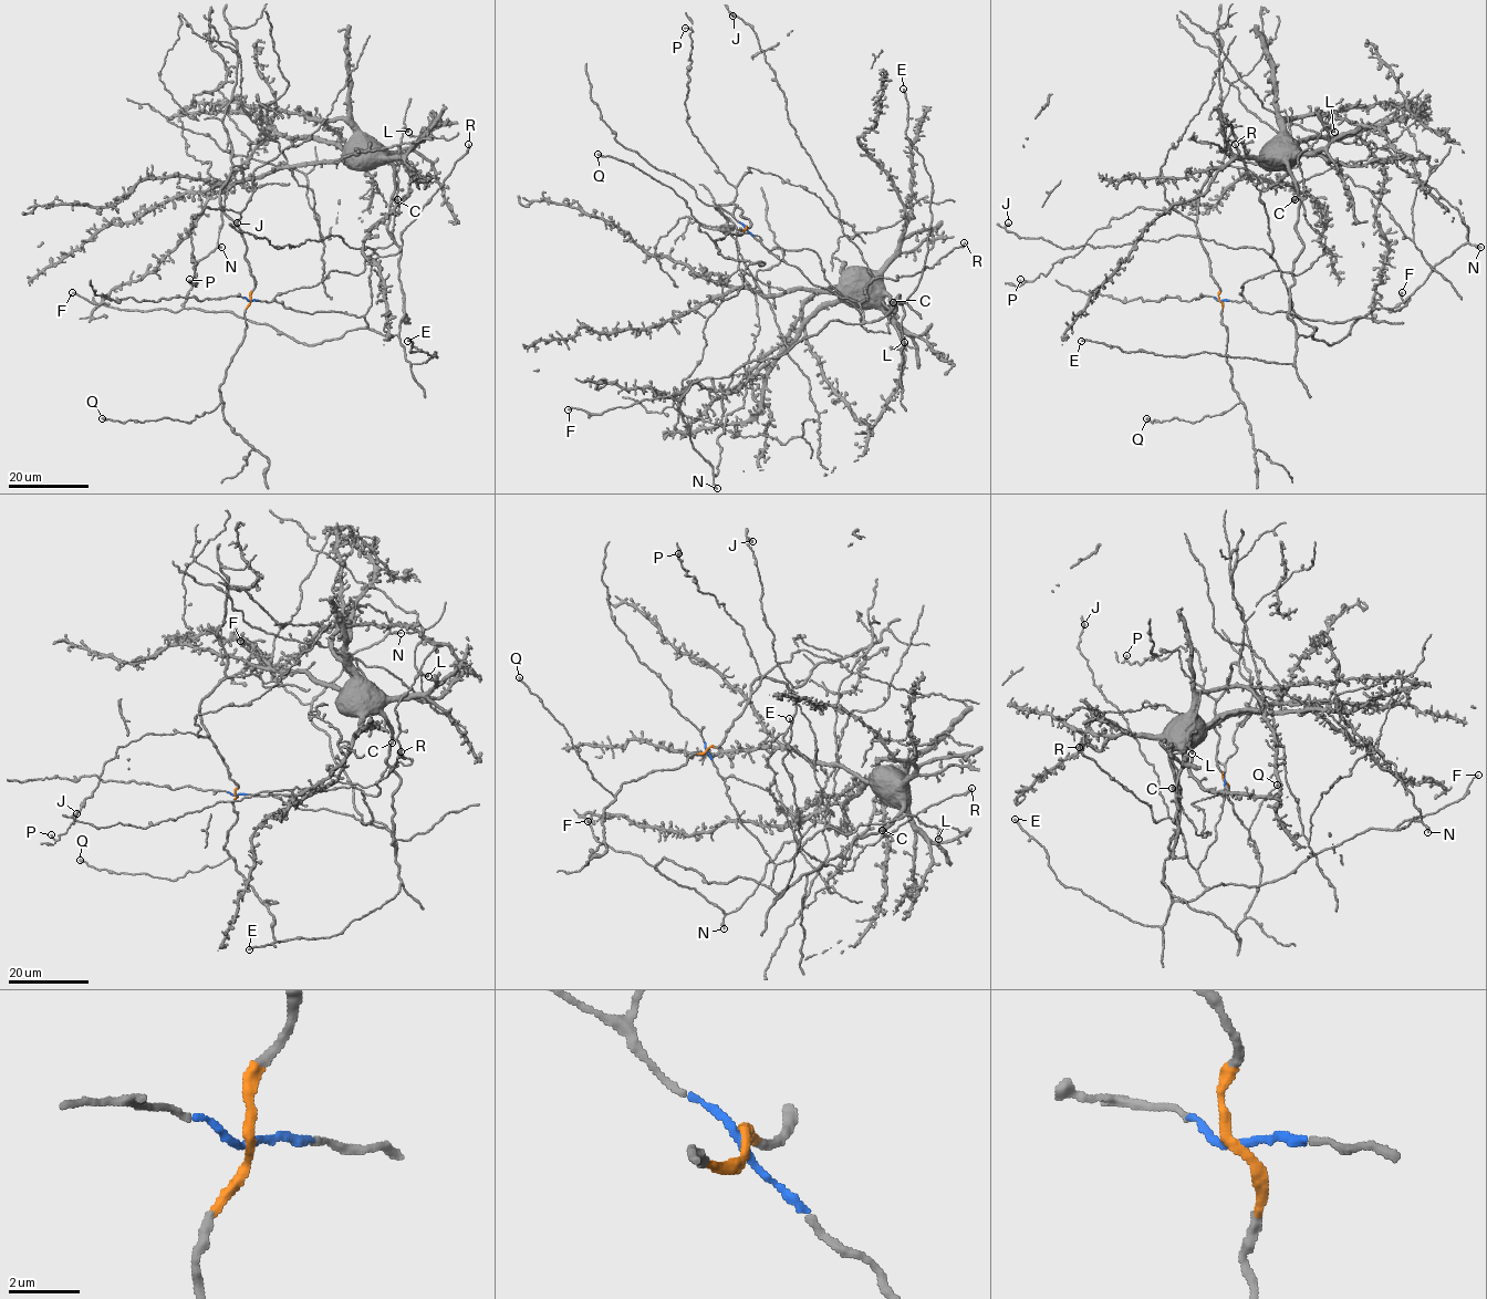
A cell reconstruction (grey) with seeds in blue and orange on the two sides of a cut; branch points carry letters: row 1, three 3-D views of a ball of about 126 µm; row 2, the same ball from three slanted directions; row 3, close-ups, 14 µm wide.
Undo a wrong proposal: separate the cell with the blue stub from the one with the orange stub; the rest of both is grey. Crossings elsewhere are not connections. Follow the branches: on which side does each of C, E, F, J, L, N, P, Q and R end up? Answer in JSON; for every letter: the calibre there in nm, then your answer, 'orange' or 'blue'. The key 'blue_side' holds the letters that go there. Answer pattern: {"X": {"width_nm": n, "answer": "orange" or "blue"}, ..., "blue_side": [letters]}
{"C": {"width_nm": 240, "answer": "blue"}, "E": {"width_nm": 220, "answer": "blue"}, "F": {"width_nm": 240, "answer": "blue"}, "J": {"width_nm": 240, "answer": "blue"}, "L": {"width_nm": 320, "answer": "blue"}, "N": {"width_nm": 240, "answer": "blue"}, "P": {"width_nm": 240, "answer": "orange"}, "Q": {"width_nm": 280, "answer": "orange"}, "R": {"width_nm": 200, "answer": "blue"}, "blue_side": ["C", "E", "F", "J", "L", "N", "R"]}

